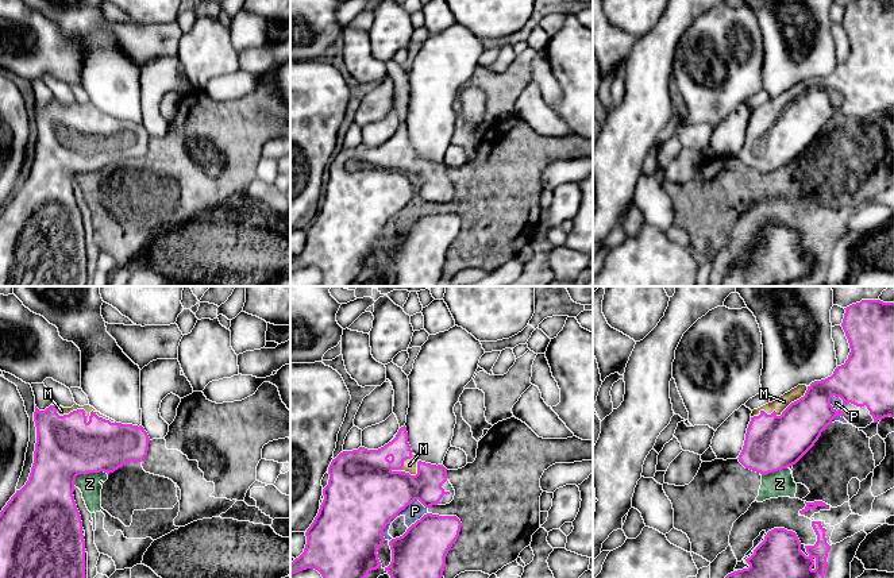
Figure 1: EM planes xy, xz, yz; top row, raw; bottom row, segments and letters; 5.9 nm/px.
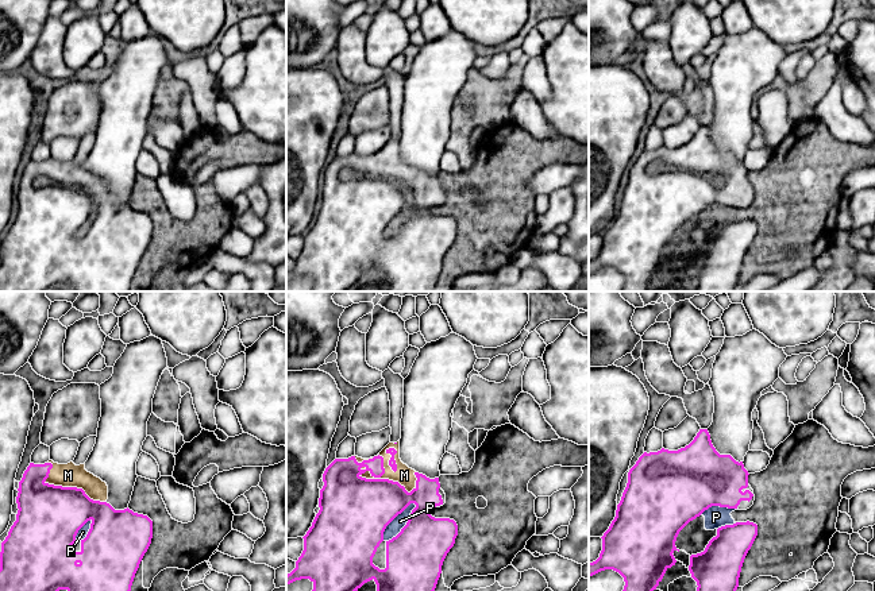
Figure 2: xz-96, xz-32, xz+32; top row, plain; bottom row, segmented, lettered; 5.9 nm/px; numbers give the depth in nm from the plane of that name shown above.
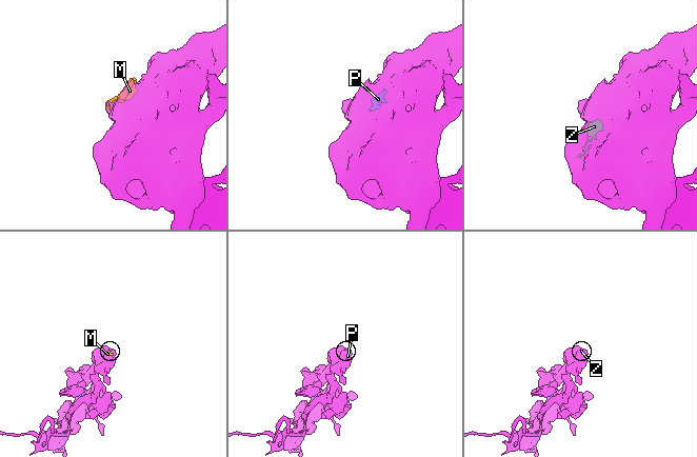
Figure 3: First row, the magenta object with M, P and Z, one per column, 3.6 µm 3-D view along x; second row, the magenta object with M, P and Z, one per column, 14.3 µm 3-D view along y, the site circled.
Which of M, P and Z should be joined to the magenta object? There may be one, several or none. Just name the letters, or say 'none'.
M

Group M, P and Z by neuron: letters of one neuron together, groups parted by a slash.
M / P Z

